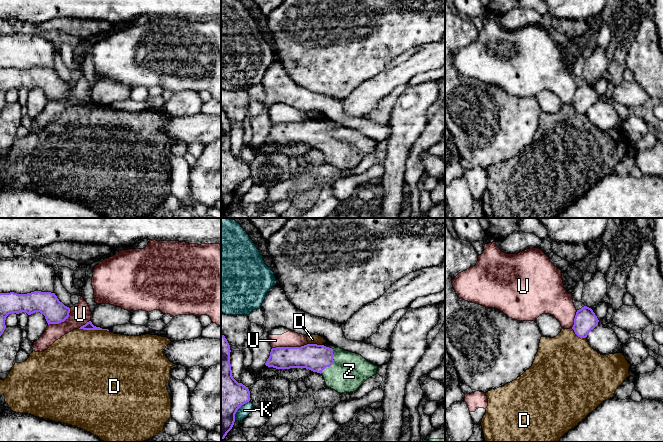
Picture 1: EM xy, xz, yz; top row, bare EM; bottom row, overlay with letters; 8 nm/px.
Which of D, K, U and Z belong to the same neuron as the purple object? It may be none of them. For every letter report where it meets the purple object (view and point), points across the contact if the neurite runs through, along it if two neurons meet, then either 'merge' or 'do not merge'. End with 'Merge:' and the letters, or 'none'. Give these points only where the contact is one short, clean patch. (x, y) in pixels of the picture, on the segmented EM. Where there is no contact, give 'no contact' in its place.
D: meets purple in xy at (94, 329); do not merge
K: meets purple in xz at (238, 408); do not merge
U: meets purple in xz at (289, 347); border along xz (307, 343), (301, 346), (276, 346), (272, 348); do not merge
Z: meets purple in xz at (333, 362); merge
Merge: Z

